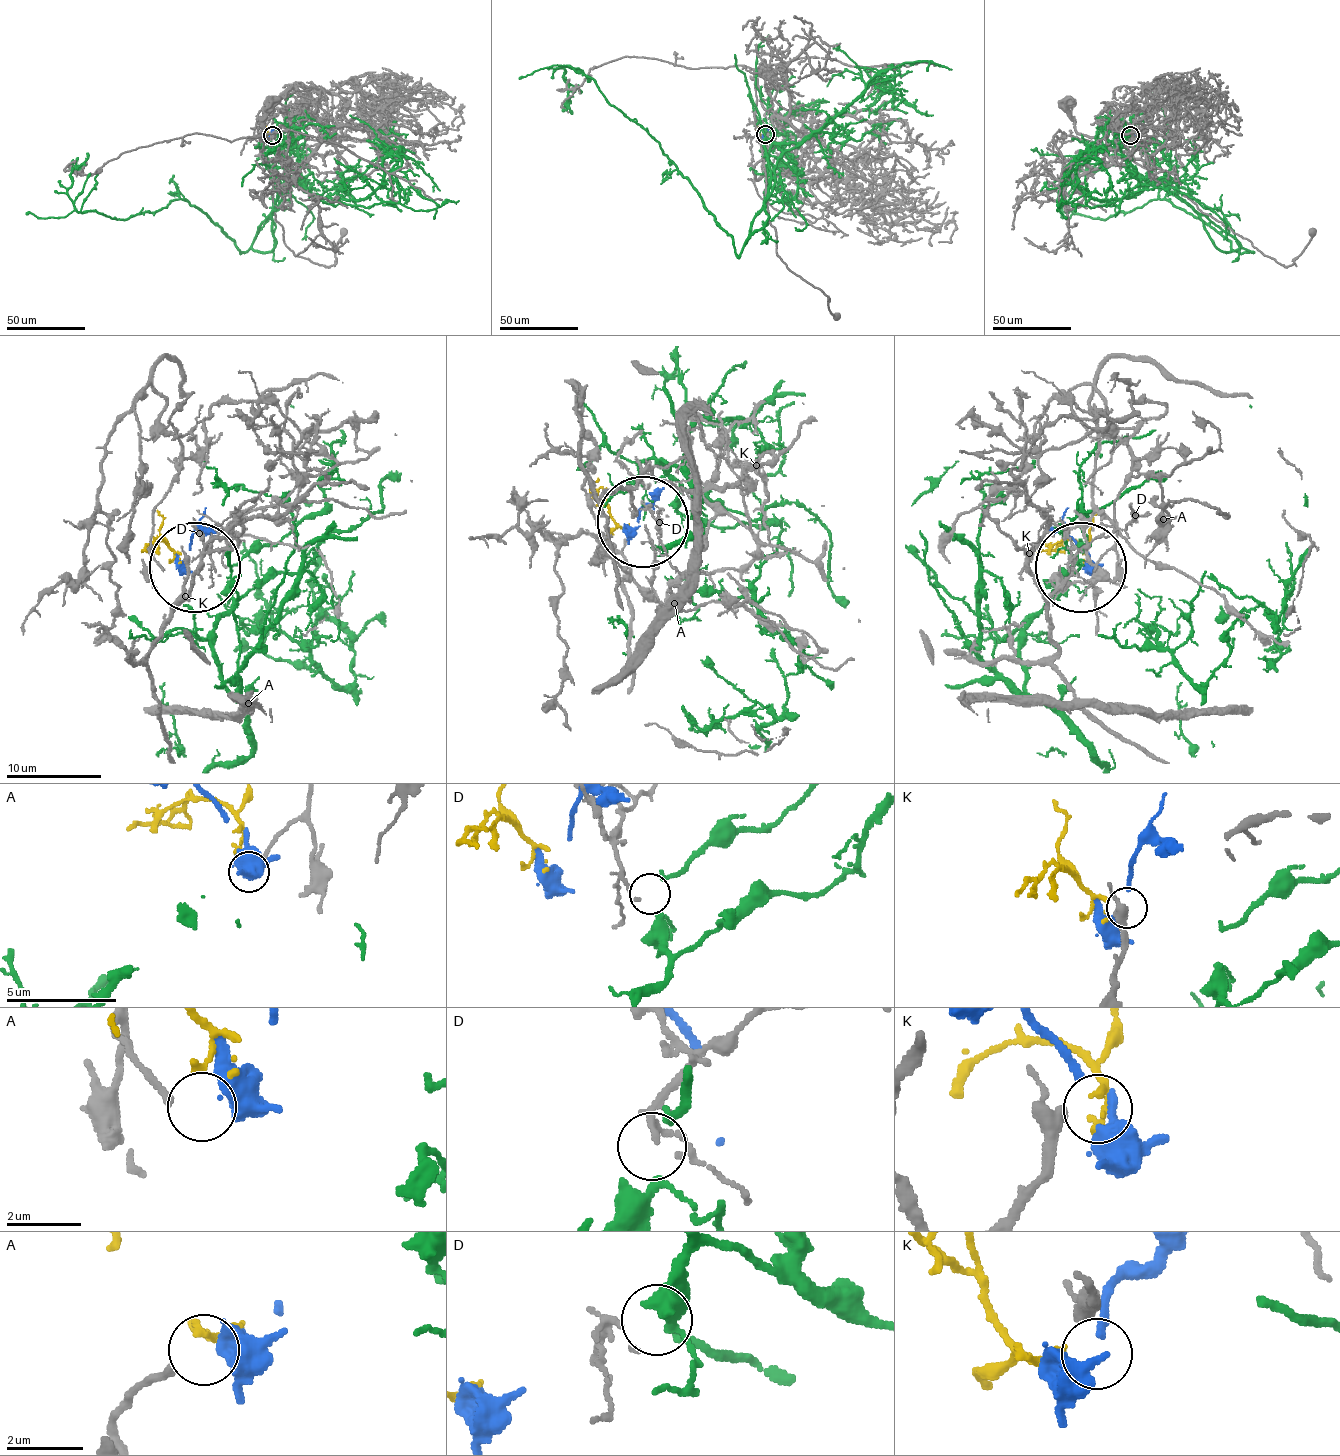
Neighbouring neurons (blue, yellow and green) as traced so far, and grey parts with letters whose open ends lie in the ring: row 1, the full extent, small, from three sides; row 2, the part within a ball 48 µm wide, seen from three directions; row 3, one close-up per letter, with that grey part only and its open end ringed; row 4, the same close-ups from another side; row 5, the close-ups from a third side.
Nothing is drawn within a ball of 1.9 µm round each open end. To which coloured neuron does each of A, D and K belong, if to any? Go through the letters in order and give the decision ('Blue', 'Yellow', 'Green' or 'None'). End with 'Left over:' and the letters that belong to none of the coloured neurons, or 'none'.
A: Blue
D: Green
K: Yellow
Left over: none

